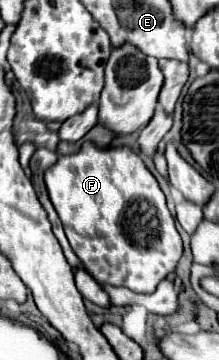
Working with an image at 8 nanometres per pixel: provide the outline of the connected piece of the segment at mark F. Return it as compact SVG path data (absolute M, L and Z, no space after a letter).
M84 142L76 154L60 156L58 162L44 172L44 182L74 254L98 284L126 286L134 292L152 292L158 282L176 270L182 256L182 238L172 222L164 192L132 148L98 148L92 142Z

